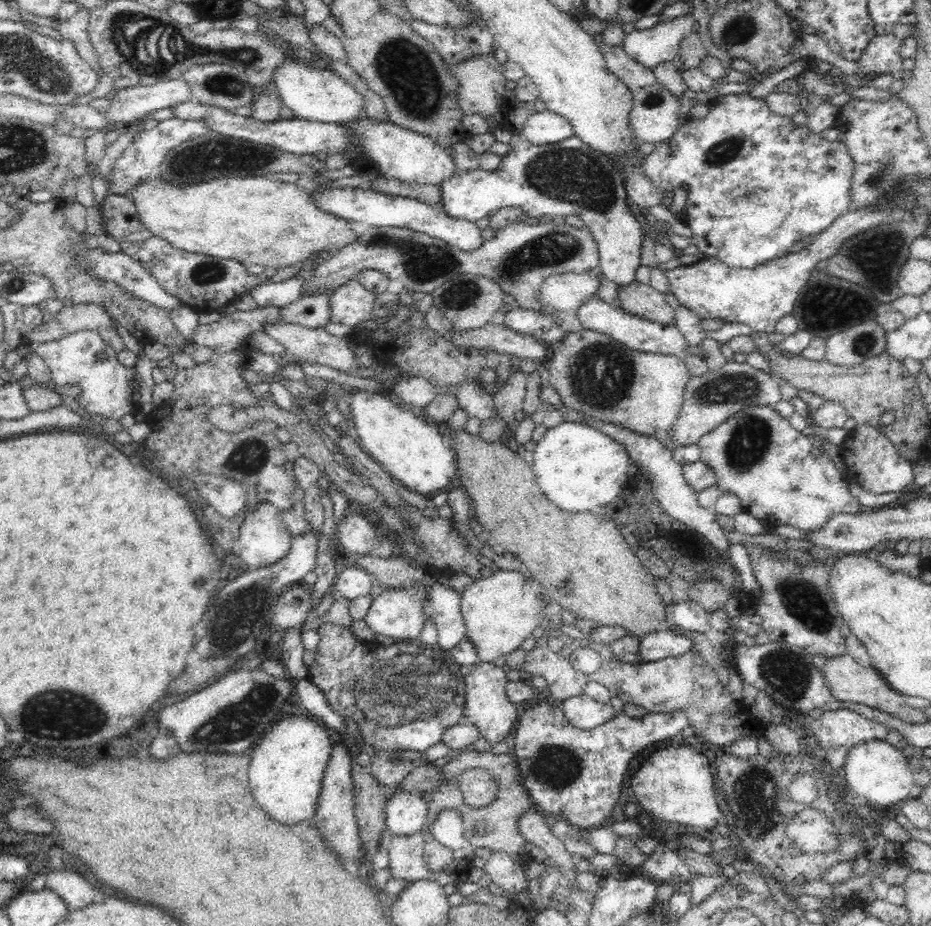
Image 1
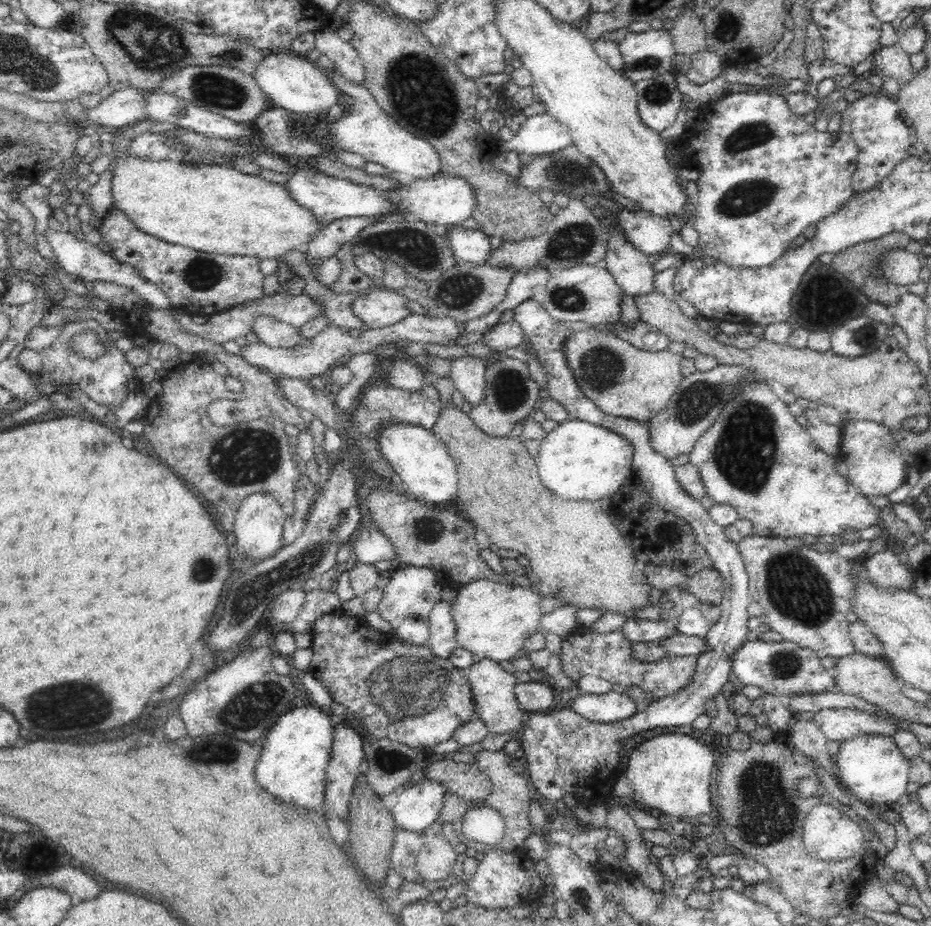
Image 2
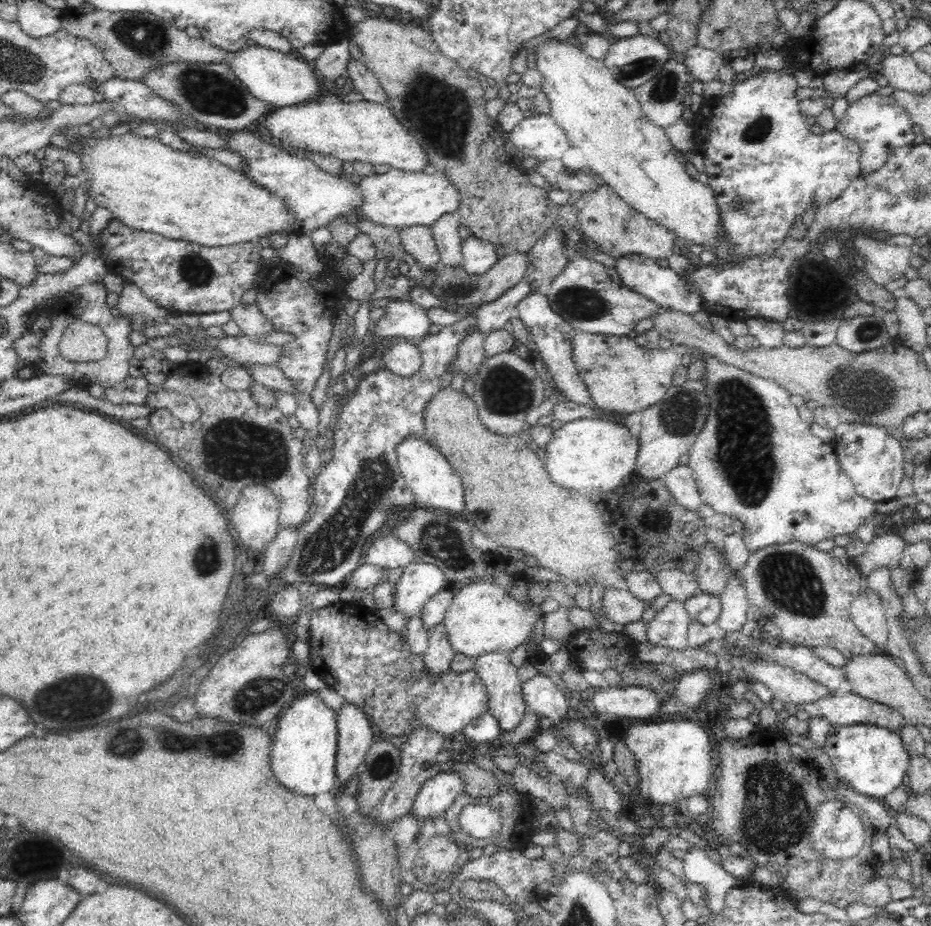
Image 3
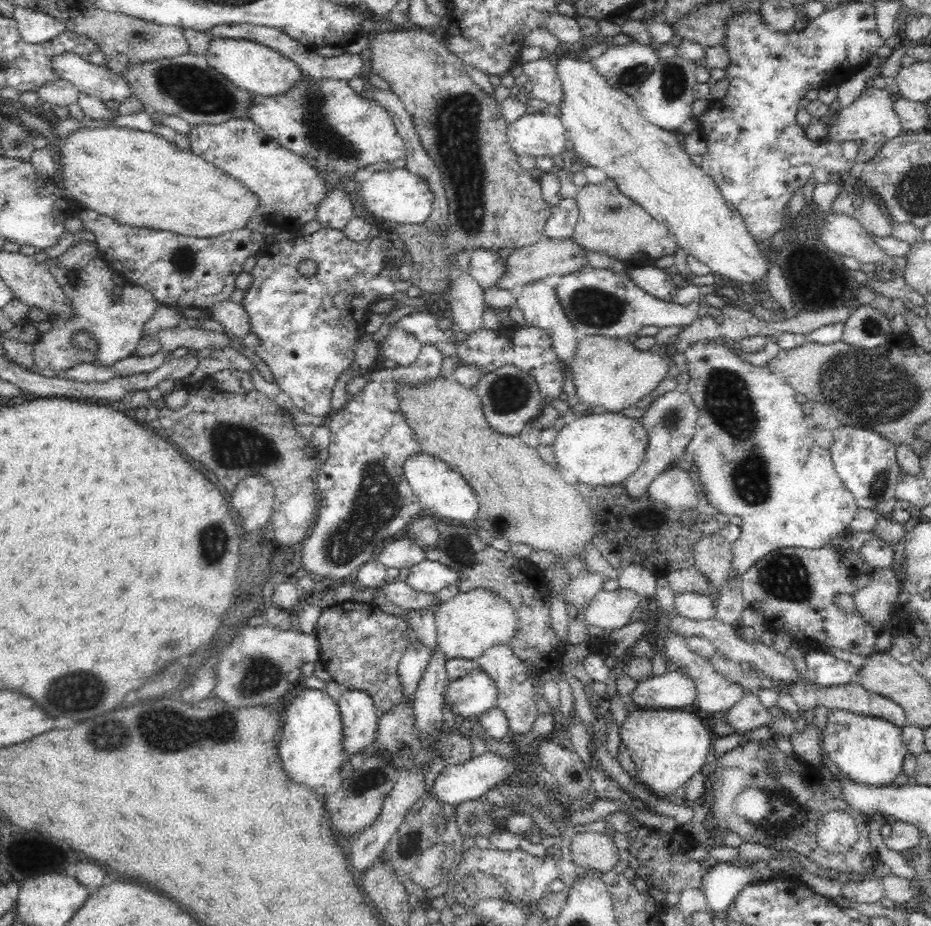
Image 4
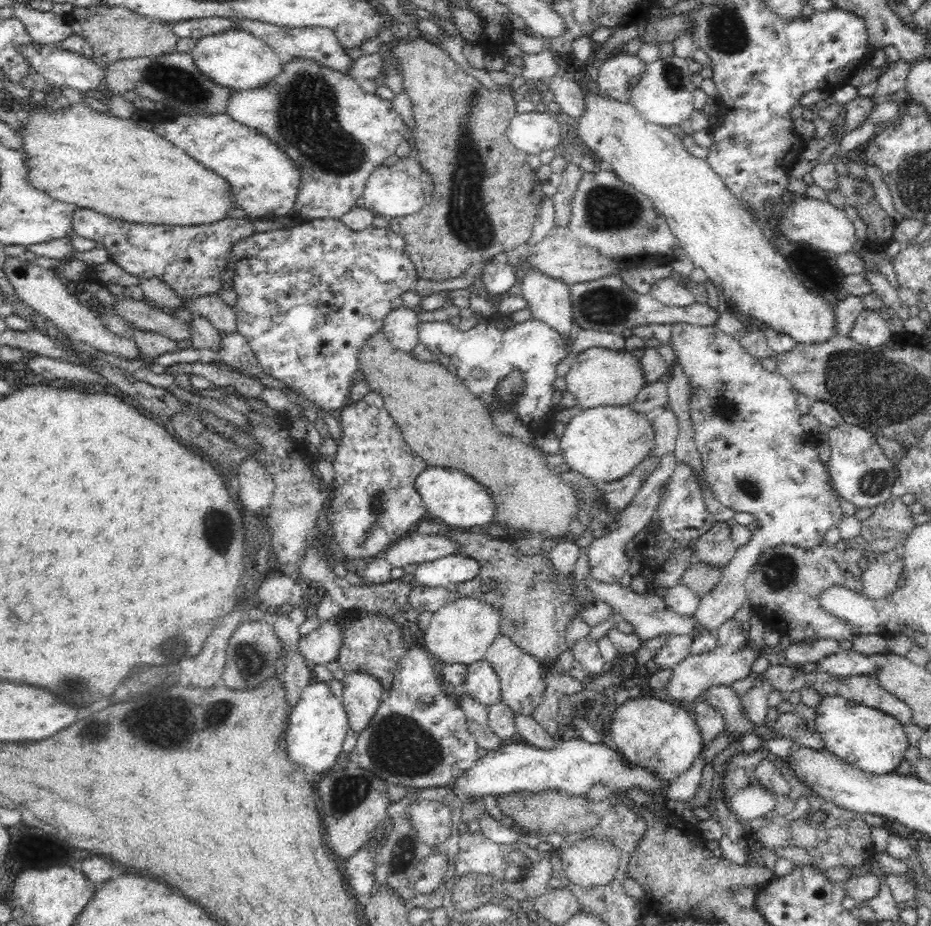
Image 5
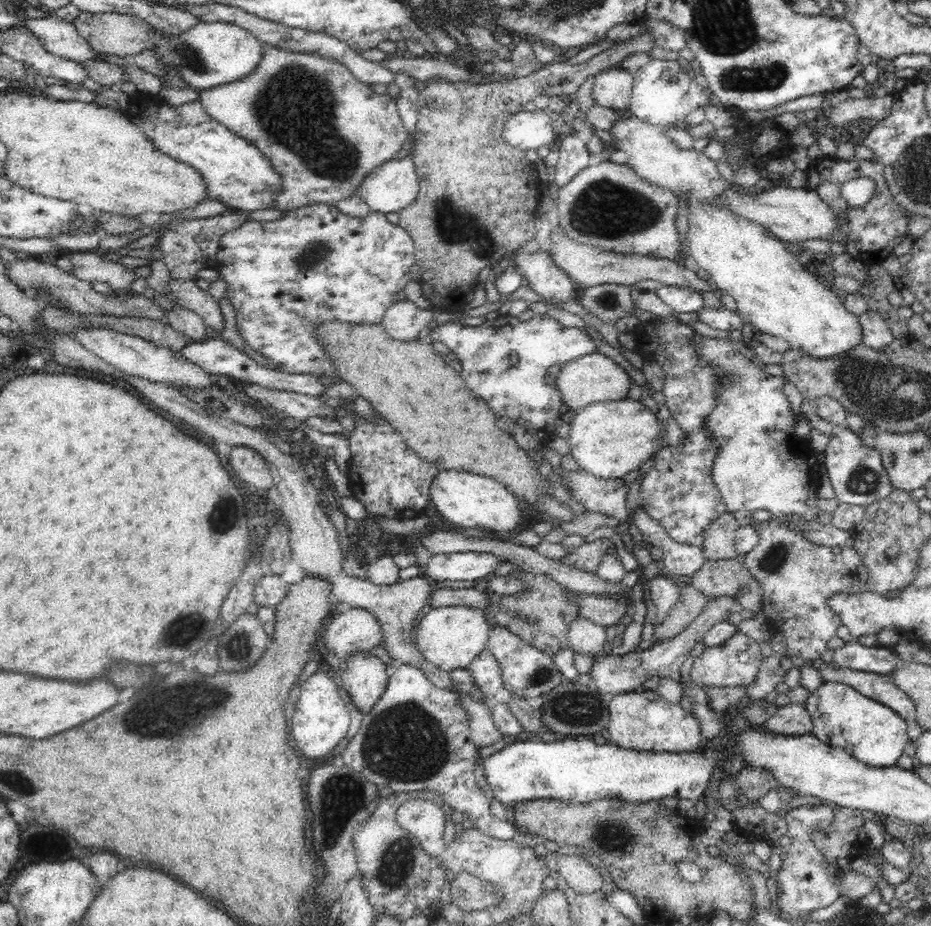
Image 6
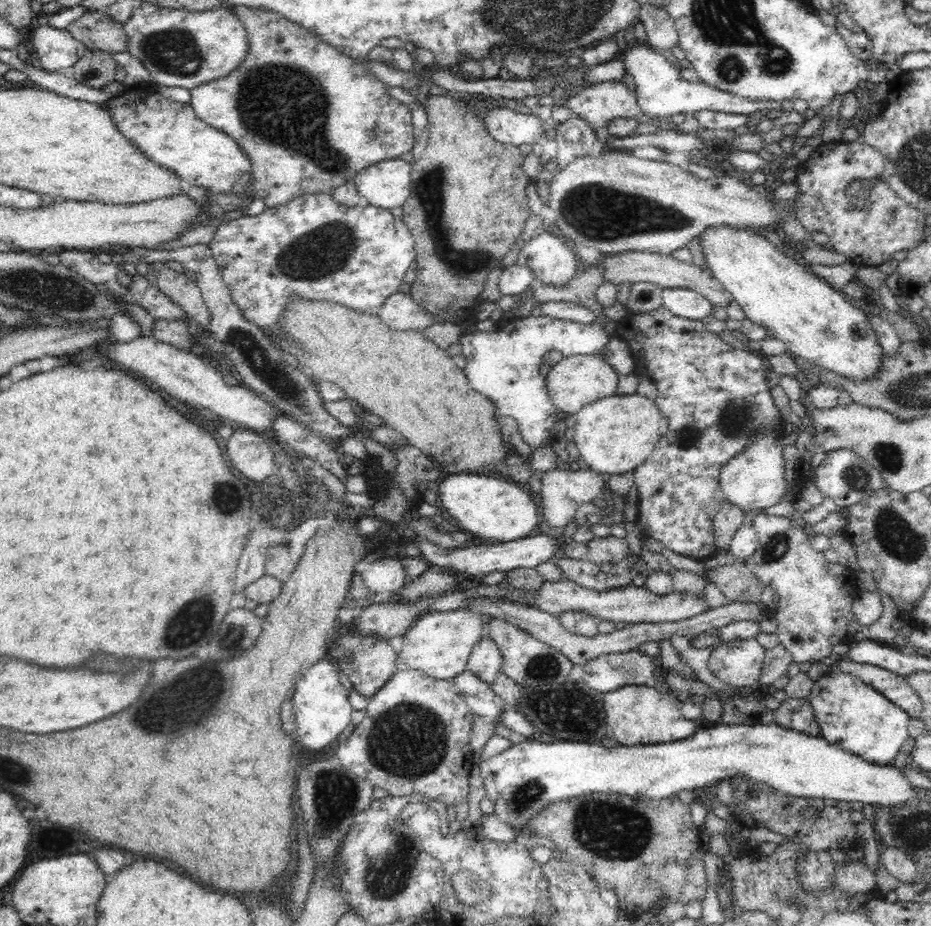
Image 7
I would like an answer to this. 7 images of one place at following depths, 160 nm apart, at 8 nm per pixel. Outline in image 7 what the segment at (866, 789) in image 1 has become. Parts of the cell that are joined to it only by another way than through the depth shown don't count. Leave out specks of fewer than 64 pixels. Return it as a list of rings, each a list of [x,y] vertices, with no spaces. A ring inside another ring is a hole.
[[[832,670],[822,678],[818,678],[807,699],[818,721],[822,738],[825,738],[830,744],[838,745],[846,752],[858,755],[874,764],[892,764],[896,754],[900,752],[904,740],[909,736],[911,718],[905,710],[898,708],[877,690],[860,681],[858,677],[846,674],[841,670]]]

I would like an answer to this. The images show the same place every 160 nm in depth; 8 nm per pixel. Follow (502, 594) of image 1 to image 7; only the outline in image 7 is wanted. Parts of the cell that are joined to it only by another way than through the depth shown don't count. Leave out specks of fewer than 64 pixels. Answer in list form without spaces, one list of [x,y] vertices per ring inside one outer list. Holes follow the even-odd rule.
[[[468,609],[424,612],[404,633],[400,654],[405,657],[407,668],[422,671],[438,680],[453,679],[462,674],[474,644],[486,635],[486,625],[482,624],[479,615]]]

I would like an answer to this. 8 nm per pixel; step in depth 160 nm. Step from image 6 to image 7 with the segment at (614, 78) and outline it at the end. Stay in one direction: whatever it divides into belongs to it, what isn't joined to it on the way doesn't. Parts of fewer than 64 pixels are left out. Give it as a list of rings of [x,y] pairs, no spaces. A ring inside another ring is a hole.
[[[623,81],[599,82],[588,85],[581,93],[566,100],[566,106],[573,116],[585,118],[594,128],[607,127],[608,121],[615,118],[641,118],[635,92],[628,89]]]

